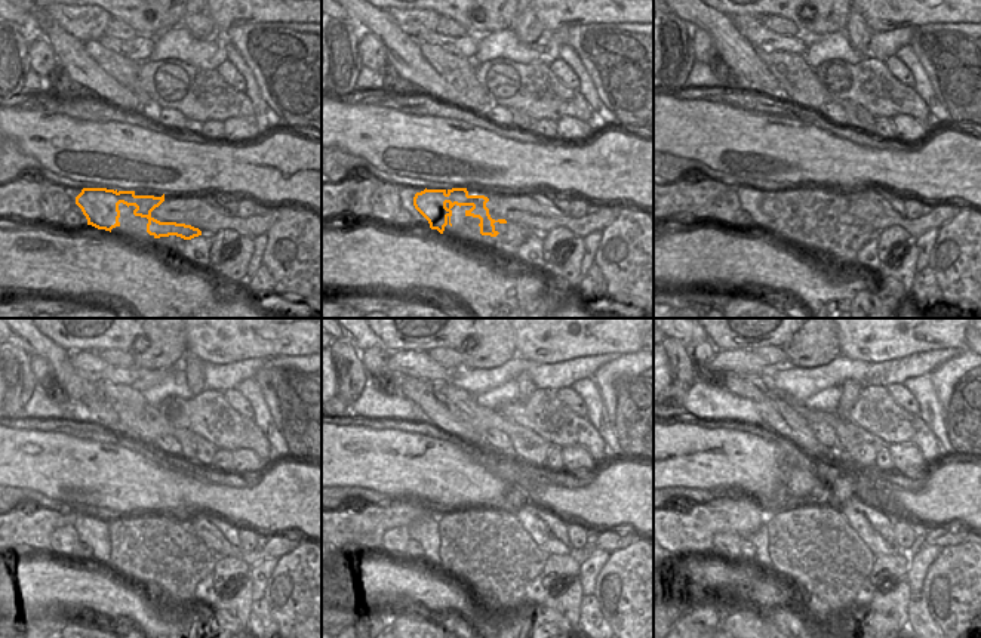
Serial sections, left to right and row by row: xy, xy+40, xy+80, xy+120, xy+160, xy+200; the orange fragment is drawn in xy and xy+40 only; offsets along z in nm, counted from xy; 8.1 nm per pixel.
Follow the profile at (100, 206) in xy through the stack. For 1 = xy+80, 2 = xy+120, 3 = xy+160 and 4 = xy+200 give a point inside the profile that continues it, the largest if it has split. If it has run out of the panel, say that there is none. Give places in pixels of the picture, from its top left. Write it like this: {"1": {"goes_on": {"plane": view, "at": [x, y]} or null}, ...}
{"1": {"goes_on": {"plane": "xy+80", "at": [792, 197]}}, "2": {"goes_on": {"plane": "xy+120", "at": [126, 527]}}, "3": {"goes_on": {"plane": "xy+160", "at": [458, 527]}}, "4": {"goes_on": {"plane": "xy+200", "at": [790, 527]}}}

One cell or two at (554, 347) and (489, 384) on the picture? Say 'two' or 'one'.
two

